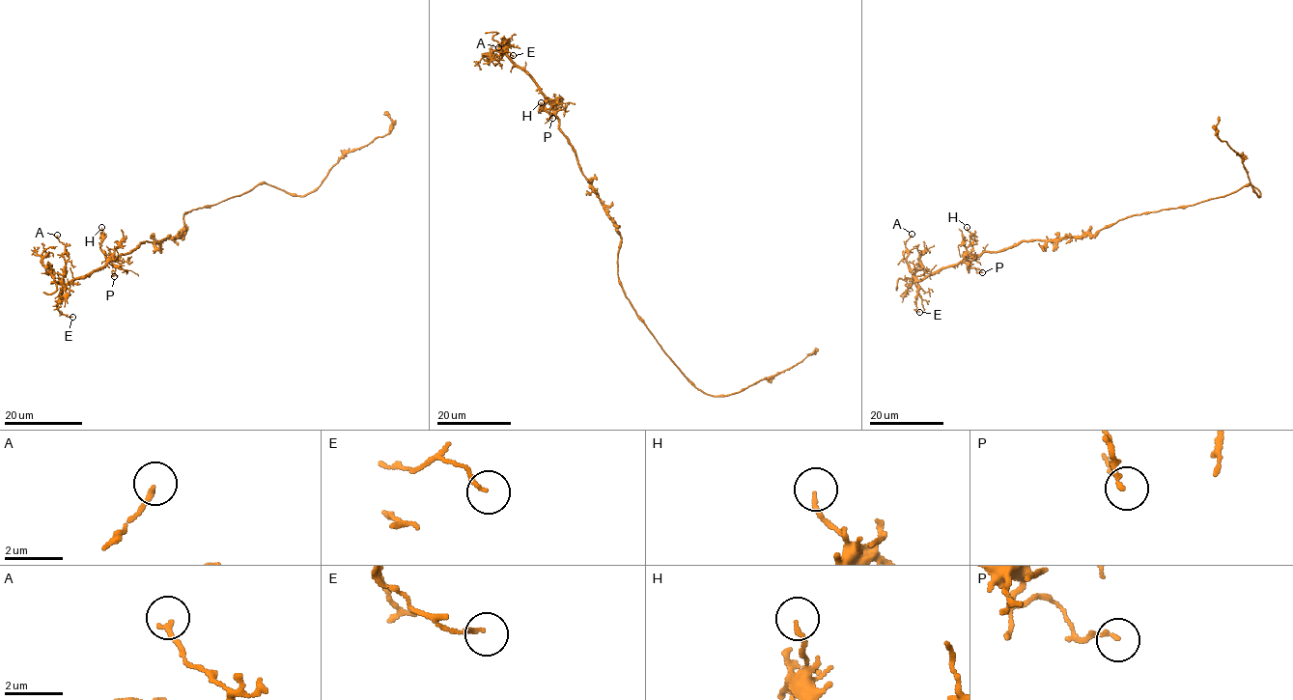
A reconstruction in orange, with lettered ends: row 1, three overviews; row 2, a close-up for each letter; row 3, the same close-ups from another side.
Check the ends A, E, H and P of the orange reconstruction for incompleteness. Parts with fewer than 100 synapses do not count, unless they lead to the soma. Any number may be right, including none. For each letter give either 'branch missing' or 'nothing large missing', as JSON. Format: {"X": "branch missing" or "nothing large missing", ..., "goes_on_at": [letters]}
{"A": "nothing large missing", "E": "nothing large missing", "H": "nothing large missing", "P": "nothing large missing", "goes_on_at": []}

